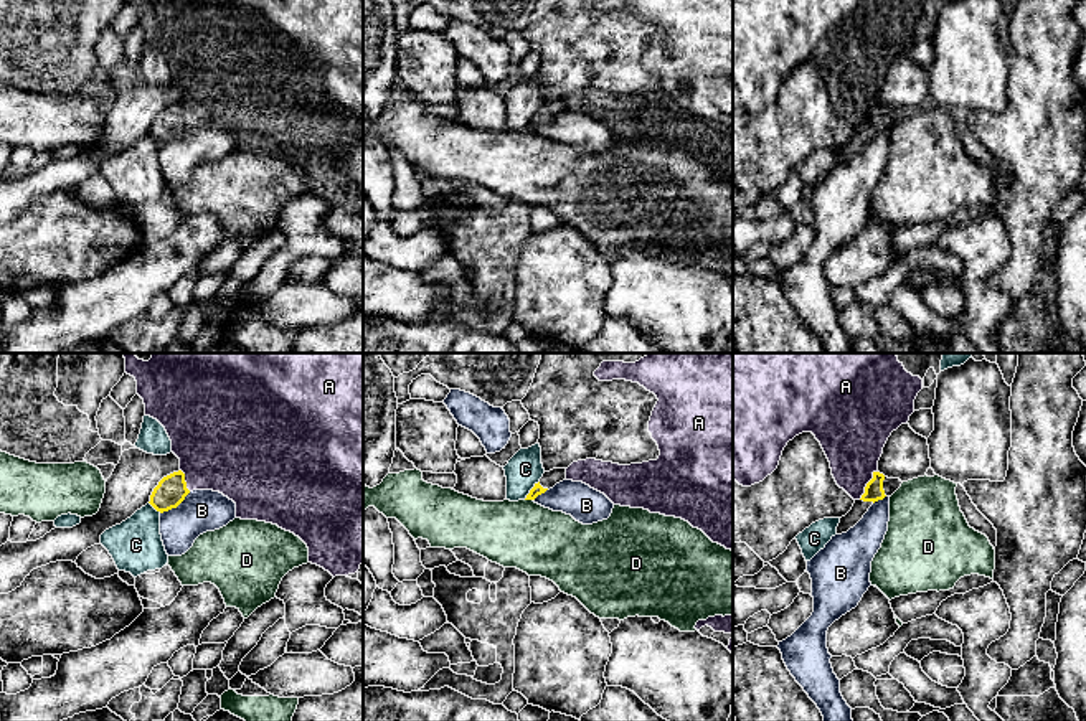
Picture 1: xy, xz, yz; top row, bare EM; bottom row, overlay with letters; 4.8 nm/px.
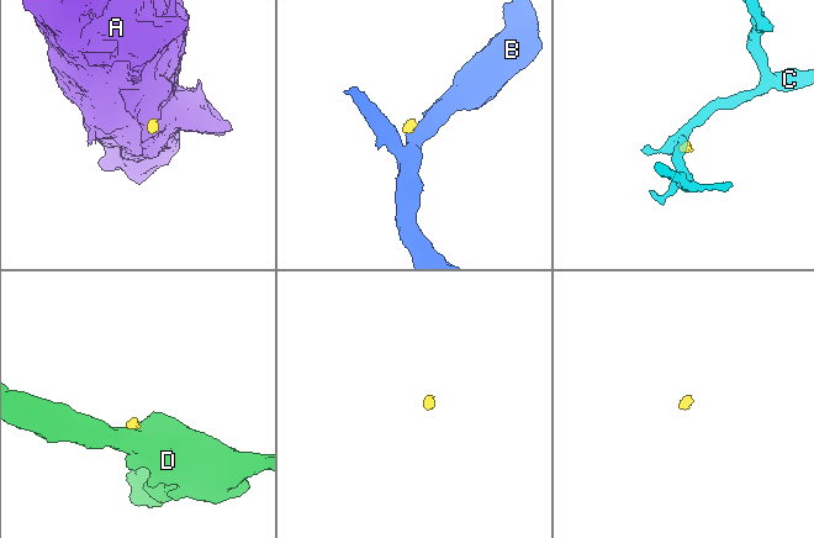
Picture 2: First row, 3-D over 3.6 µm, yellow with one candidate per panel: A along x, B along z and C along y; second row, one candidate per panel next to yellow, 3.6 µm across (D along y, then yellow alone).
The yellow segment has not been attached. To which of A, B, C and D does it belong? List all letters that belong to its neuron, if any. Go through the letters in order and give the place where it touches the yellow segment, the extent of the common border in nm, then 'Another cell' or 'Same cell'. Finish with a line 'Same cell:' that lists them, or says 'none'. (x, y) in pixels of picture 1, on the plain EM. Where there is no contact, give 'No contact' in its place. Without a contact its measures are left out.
A: Touches yellow at yz (867, 116). Shared border 170 nm. Another cell
B: Touches yellow at xy (175, 137). Shared border 190 nm. Another cell
C: Touches yellow at xz (530, 121). Shared border 120 nm. Another cell
D: Touches yellow at xz (528, 129). Shared border 40 nm. Another cell
Same cell: none

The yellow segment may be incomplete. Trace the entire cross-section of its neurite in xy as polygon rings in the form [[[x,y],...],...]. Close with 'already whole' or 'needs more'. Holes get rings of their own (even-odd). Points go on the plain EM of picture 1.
[[[182,101],[163,107],[150,125],[150,135],[163,144],[177,139],[185,127],[190,124],[185,112],[185,104]]]; already whole

